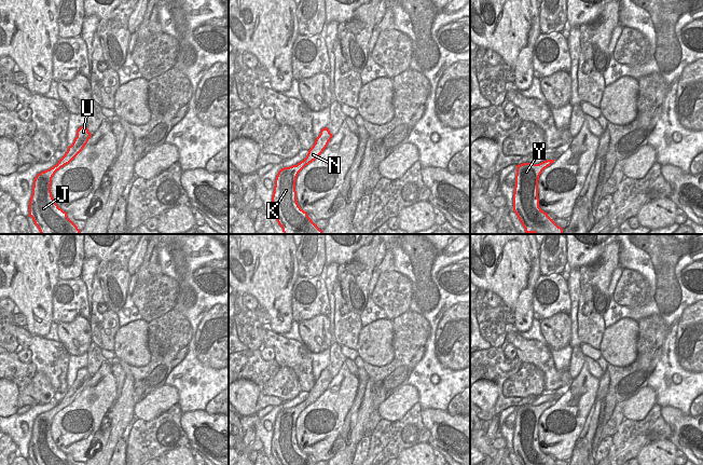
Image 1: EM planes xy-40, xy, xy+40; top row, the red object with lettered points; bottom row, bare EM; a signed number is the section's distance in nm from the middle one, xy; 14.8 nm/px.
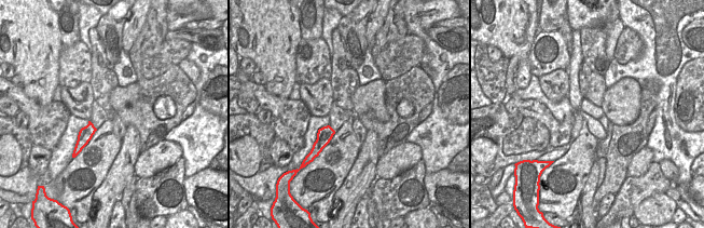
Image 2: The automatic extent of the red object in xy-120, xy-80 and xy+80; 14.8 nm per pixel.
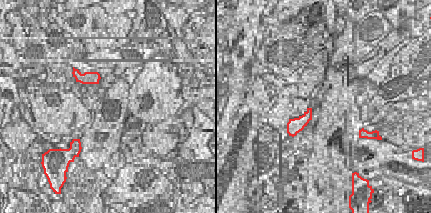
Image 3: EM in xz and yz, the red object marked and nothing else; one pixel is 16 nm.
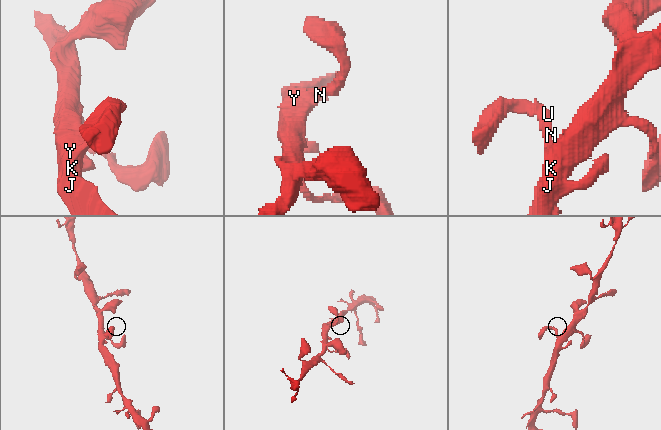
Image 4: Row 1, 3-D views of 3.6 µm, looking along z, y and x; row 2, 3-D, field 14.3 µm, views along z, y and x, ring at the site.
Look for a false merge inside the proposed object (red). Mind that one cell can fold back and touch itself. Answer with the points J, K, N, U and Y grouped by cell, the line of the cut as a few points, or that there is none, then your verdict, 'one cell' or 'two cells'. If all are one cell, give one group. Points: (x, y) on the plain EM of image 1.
J K N U Y; no cut; one cell

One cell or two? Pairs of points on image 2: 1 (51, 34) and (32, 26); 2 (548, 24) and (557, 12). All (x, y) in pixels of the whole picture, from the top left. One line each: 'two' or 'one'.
1: one
2: one

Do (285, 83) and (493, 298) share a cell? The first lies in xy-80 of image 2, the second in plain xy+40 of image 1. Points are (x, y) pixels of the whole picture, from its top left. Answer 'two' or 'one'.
two

